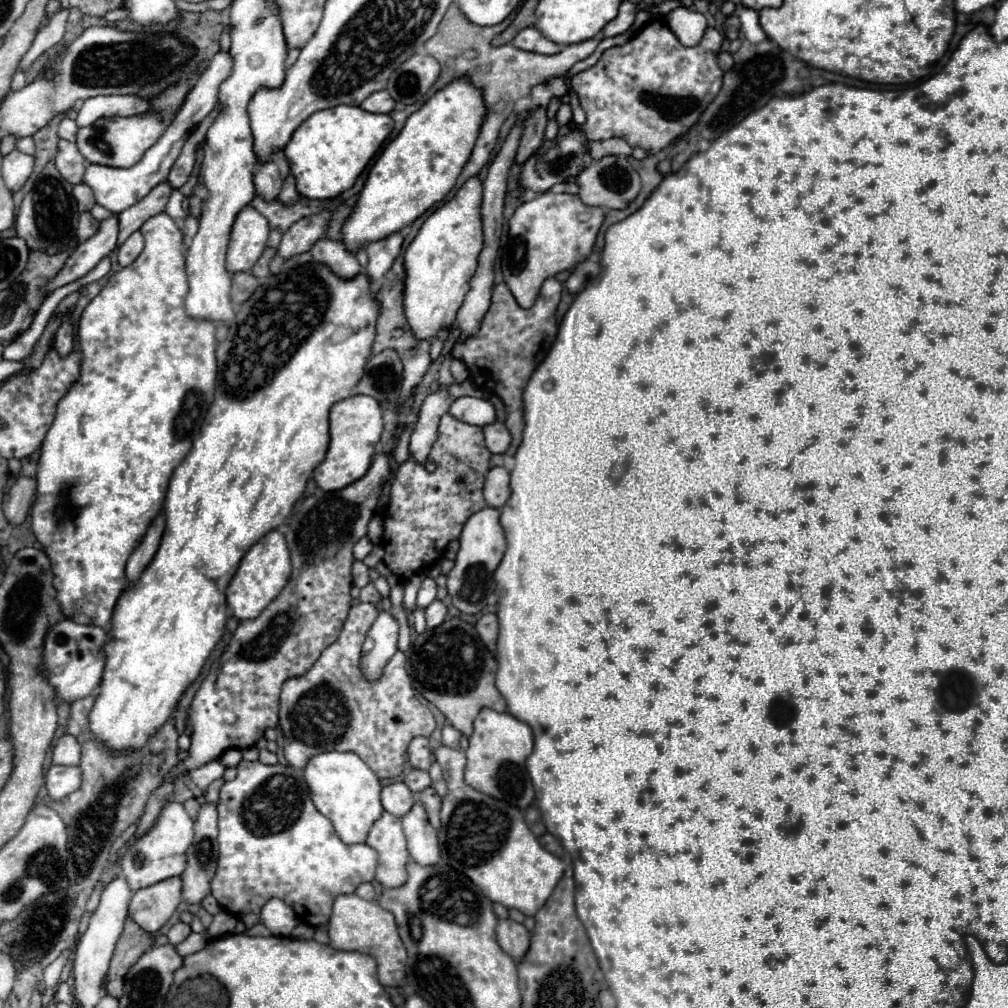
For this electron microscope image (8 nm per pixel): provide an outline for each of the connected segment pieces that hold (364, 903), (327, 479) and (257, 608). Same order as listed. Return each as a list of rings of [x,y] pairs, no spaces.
[[[342,894],[334,900],[328,936],[330,946],[336,950],[356,950],[370,954],[378,962],[378,980],[382,986],[398,986],[396,972],[402,972],[406,966],[406,948],[398,936],[398,926],[392,912],[380,908],[380,904],[374,900],[362,900],[356,894]]]
[[[356,394],[346,400],[336,402],[330,408],[330,446],[326,460],[314,470],[316,484],[330,492],[330,490],[342,490],[344,486],[356,482],[364,472],[368,472],[372,464],[372,456],[376,452],[376,444],[380,442],[384,432],[384,420],[382,410],[376,398]]]
[[[276,530],[262,536],[240,560],[240,566],[226,588],[226,606],[228,606],[230,614],[238,620],[256,618],[282,592],[282,588],[288,582],[290,570],[292,570],[290,552],[288,552],[284,536]]]

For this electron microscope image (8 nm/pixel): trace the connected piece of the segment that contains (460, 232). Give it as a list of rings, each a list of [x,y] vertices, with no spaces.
[[[478,176],[466,180],[452,200],[436,208],[426,218],[418,236],[404,254],[404,308],[416,338],[434,338],[440,328],[450,328],[466,292],[470,290],[470,280],[478,268],[478,256],[484,248],[484,232],[480,224],[482,194],[484,184]]]

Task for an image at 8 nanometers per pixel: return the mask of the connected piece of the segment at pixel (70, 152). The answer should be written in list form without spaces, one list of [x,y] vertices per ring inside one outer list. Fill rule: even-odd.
[[[60,140],[58,142],[56,168],[58,168],[58,172],[62,174],[64,180],[68,180],[70,184],[80,184],[86,166],[88,166],[88,162],[78,152],[78,148],[76,148],[74,142],[68,142],[68,140]]]

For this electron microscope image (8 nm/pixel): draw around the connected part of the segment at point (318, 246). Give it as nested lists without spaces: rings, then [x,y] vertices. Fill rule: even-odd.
[[[320,238],[312,246],[310,252],[316,262],[330,266],[342,278],[352,278],[360,272],[360,264],[358,264],[356,256],[342,242],[336,242],[330,238]]]

